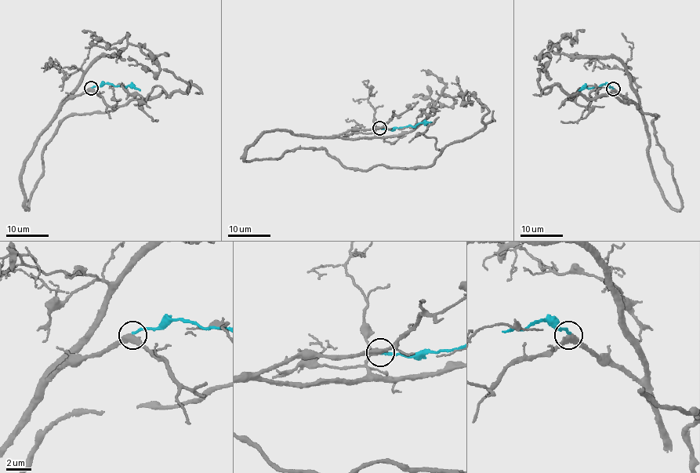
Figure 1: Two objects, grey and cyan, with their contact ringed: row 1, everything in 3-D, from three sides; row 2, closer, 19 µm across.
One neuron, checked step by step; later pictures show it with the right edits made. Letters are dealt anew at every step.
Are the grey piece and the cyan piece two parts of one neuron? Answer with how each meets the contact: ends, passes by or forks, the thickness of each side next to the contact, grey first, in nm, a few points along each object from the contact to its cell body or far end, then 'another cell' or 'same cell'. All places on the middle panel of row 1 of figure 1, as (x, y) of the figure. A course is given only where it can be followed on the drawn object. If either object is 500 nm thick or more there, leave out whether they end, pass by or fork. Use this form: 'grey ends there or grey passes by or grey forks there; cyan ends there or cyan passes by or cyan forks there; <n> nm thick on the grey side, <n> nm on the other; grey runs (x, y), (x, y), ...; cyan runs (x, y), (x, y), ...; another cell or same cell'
grey passes by; cyan ends there; 440 nm thick on the grey side, 200 nm on the other; grey runs (379, 128), (262, 132), (244, 161), (322, 148), (350, 169), (426, 168), (484, 128), (488, 112), (476, 99); cyan runs (380, 128), (403, 128), (431, 121); another cell

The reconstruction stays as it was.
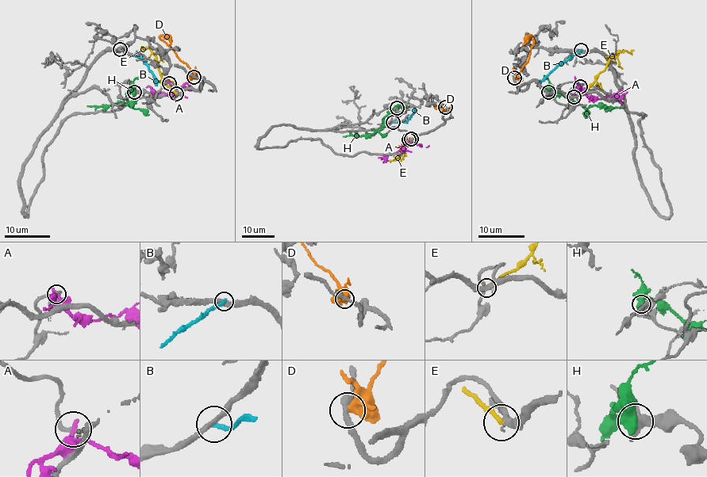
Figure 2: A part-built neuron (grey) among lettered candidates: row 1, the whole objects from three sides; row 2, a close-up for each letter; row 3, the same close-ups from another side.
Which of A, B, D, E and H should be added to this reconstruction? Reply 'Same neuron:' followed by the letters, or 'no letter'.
Same neuron: no letter

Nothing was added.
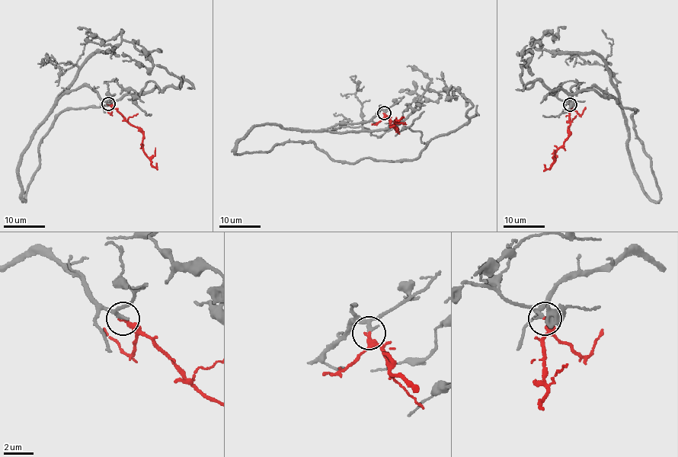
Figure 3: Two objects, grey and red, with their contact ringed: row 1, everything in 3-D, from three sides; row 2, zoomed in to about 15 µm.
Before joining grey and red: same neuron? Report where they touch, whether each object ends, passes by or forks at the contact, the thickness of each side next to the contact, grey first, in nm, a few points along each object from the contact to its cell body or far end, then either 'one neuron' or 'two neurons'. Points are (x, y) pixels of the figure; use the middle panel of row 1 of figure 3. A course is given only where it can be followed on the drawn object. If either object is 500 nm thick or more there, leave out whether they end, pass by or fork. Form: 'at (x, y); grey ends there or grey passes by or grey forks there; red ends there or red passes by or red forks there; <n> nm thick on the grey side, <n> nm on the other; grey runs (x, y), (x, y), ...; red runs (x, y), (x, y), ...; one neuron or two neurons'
at (384, 113); grey passes by; red ends there; 200 nm thick on the grey side, 280 nm on the other; grey runs (385, 113), (325, 129), (260, 124), (235, 154), (311, 142), (338, 161), (411, 161), (468, 122), (461, 94); red runs (385, 113), (397, 129), (393, 126), (394, 120), (394, 123), (404, 116); one neuron

